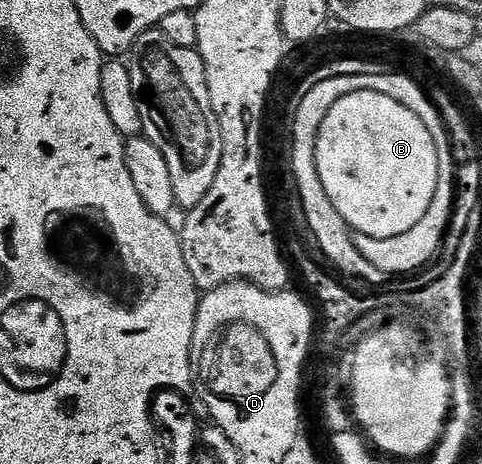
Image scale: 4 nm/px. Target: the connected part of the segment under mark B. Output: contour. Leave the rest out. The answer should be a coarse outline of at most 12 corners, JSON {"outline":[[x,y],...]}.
{"outline":[[342,96],[318,176],[356,234],[426,216],[438,152],[410,108]]}

